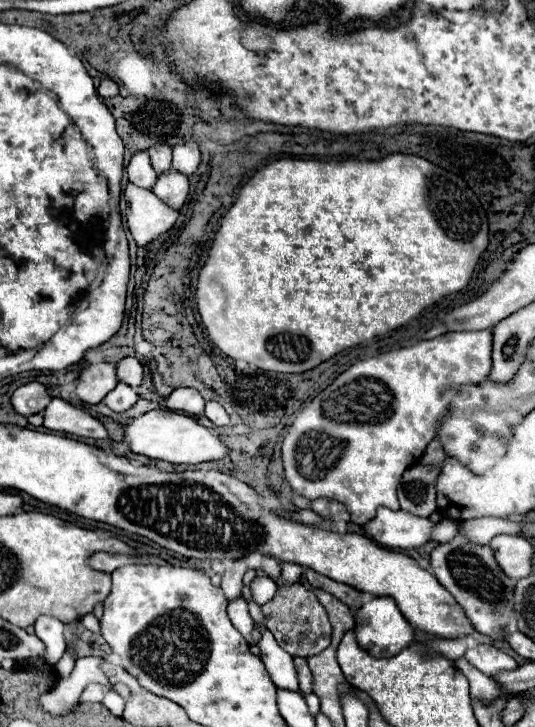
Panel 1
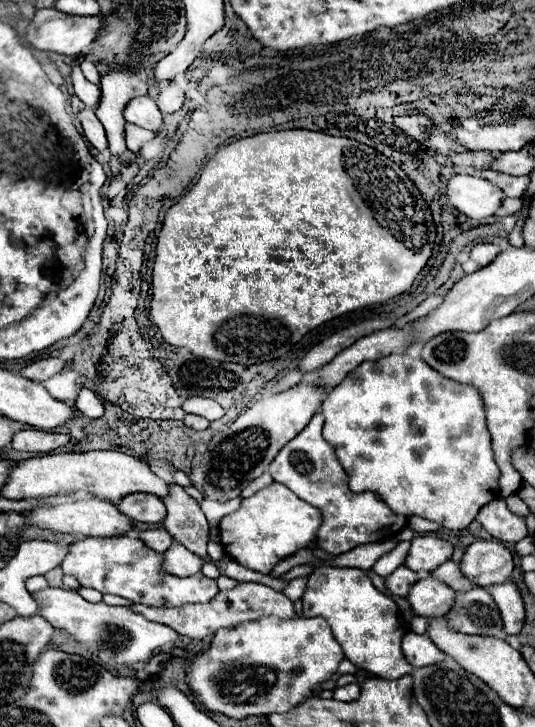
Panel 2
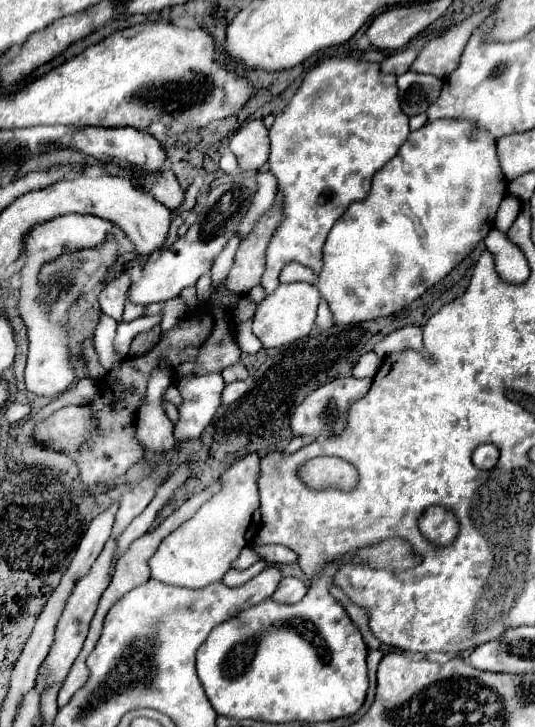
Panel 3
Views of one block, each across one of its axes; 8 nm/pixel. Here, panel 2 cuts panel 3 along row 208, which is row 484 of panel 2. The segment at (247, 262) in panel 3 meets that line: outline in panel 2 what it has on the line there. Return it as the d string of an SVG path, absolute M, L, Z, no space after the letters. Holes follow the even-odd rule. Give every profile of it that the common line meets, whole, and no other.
M272 482L270 486L258 490L254 496L244 498L240 508L222 518L220 542L224 550L244 568L270 574L270 570L294 554L300 548L306 548L316 540L316 530L320 526L320 510L300 500L290 488Z

